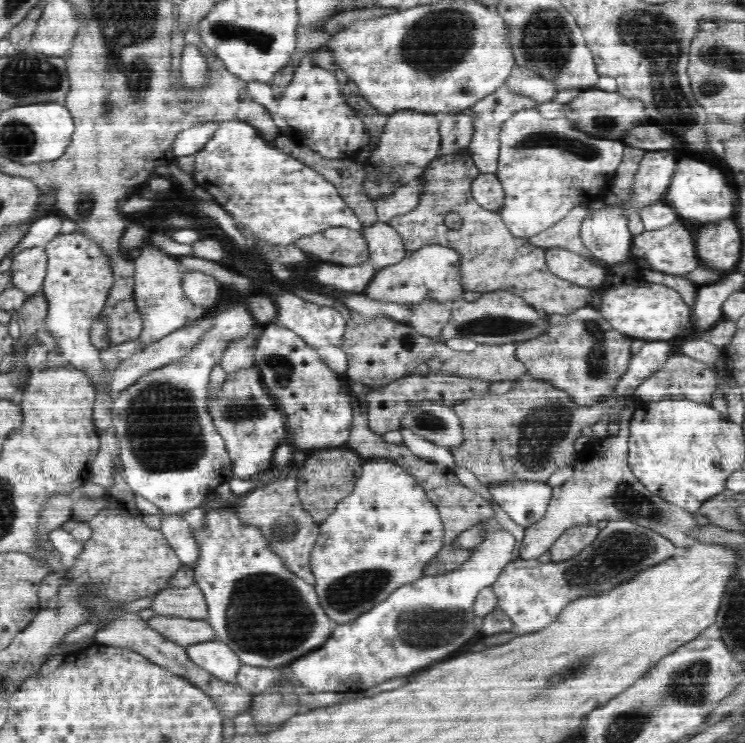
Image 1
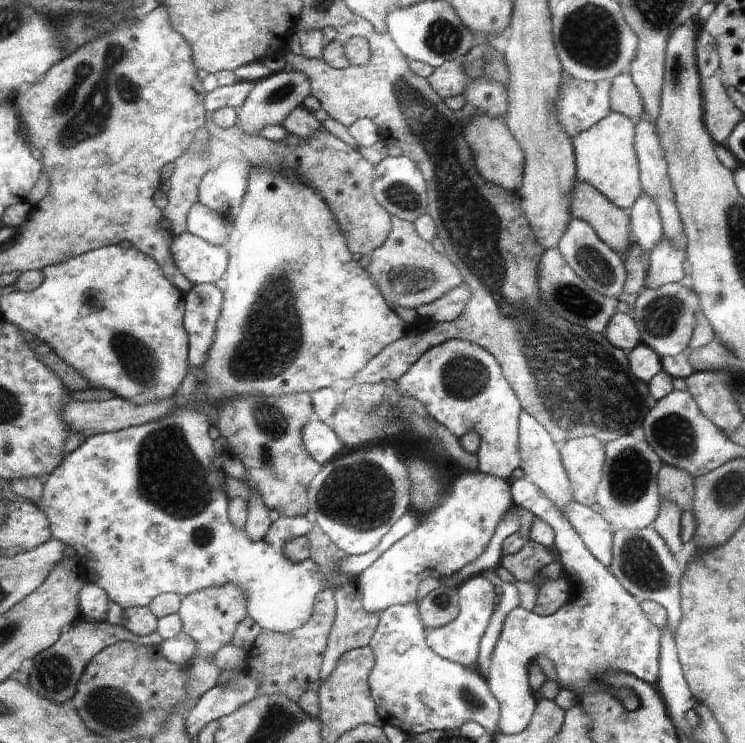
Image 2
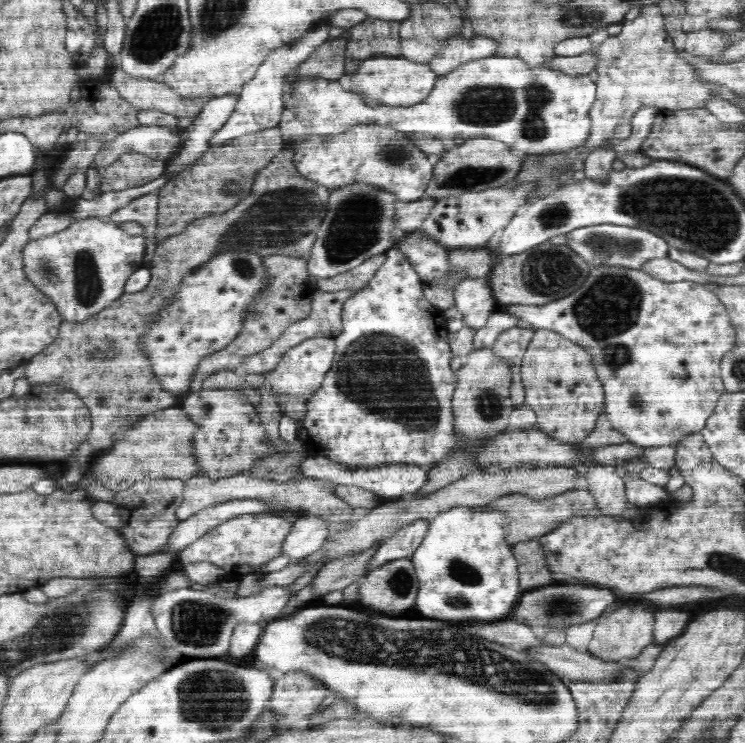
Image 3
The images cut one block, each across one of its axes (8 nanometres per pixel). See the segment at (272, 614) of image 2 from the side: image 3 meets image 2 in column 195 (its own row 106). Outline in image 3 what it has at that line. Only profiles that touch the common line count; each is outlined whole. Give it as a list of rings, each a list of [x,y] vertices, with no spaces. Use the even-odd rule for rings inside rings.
[[[488,56],[488,58],[480,58],[480,60],[470,60],[470,62],[464,62],[460,64],[456,70],[451,70],[449,73],[444,73],[444,76],[440,76],[435,80],[436,86],[434,90],[430,92],[430,96],[423,100],[421,103],[413,104],[410,106],[388,106],[388,105],[376,105],[374,107],[366,105],[366,103],[360,100],[358,94],[354,91],[346,91],[338,81],[325,80],[325,79],[305,79],[297,80],[297,83],[293,84],[293,91],[289,92],[289,99],[284,99],[283,113],[281,114],[281,120],[278,128],[282,131],[282,144],[283,148],[293,152],[293,144],[302,139],[302,136],[313,135],[314,132],[318,132],[318,135],[335,135],[338,132],[345,131],[346,128],[353,127],[354,124],[360,123],[376,123],[378,125],[388,125],[388,127],[398,128],[398,131],[414,133],[414,134],[428,134],[428,136],[442,136],[442,138],[452,138],[452,136],[466,136],[466,138],[476,138],[476,136],[488,136],[488,138],[502,141],[510,145],[512,154],[517,156],[537,156],[537,155],[554,155],[554,152],[566,152],[572,150],[572,148],[578,148],[582,144],[586,143],[586,140],[590,136],[590,108],[596,100],[596,88],[597,84],[588,77],[588,75],[570,74],[566,71],[560,71],[560,69],[554,69],[549,64],[536,65],[530,67],[530,64],[526,64],[520,57],[514,56]]]

